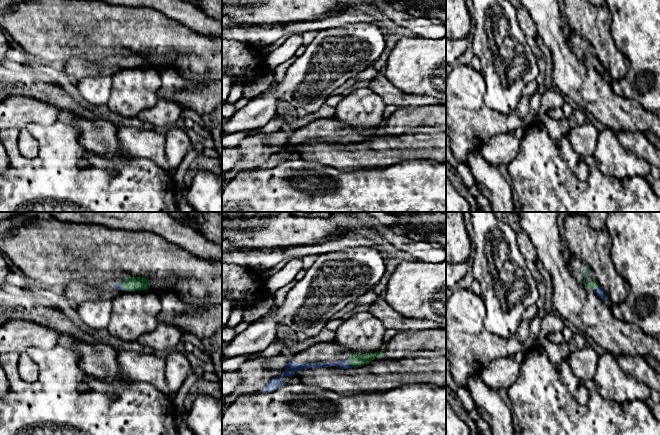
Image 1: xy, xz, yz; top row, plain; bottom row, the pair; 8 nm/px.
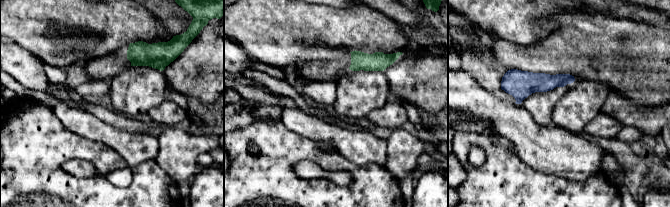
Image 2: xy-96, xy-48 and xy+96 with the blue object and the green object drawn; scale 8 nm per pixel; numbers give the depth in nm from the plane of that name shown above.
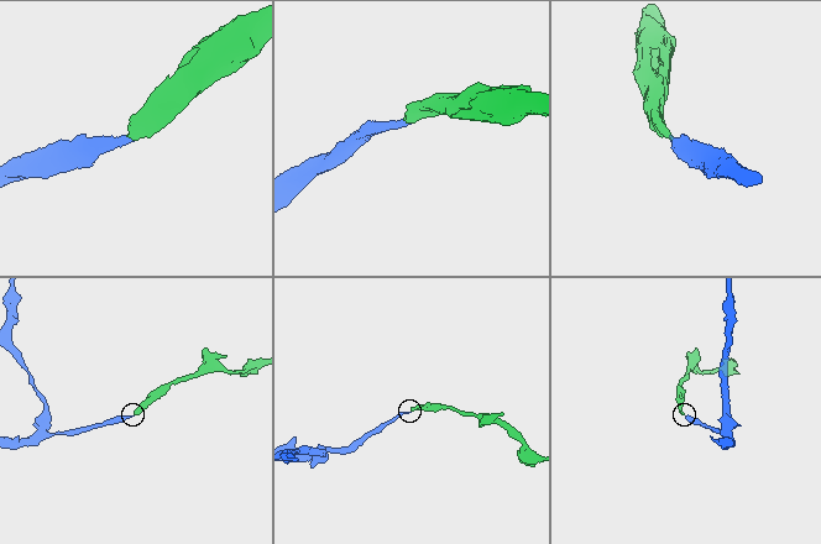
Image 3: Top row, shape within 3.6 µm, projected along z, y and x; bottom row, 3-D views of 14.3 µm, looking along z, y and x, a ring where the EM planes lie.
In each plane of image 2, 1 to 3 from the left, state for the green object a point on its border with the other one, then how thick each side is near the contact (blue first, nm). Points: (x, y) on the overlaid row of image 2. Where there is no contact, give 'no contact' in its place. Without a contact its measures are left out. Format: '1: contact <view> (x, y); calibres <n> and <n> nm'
1: no contact
2: no contact
3: no contact

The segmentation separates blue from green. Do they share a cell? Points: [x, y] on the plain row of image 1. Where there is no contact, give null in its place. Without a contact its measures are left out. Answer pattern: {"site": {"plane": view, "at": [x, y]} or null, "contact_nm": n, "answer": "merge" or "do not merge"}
{"site": {"plane": "xz", "at": [349, 139]}, "contact_nm": 80, "answer": "merge"}

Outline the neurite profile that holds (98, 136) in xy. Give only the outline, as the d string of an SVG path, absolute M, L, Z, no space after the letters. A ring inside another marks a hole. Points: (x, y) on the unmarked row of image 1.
M80 114L76 125L78 139L86 151L104 157L121 157L128 160L134 158L121 148L115 124L102 118Z

